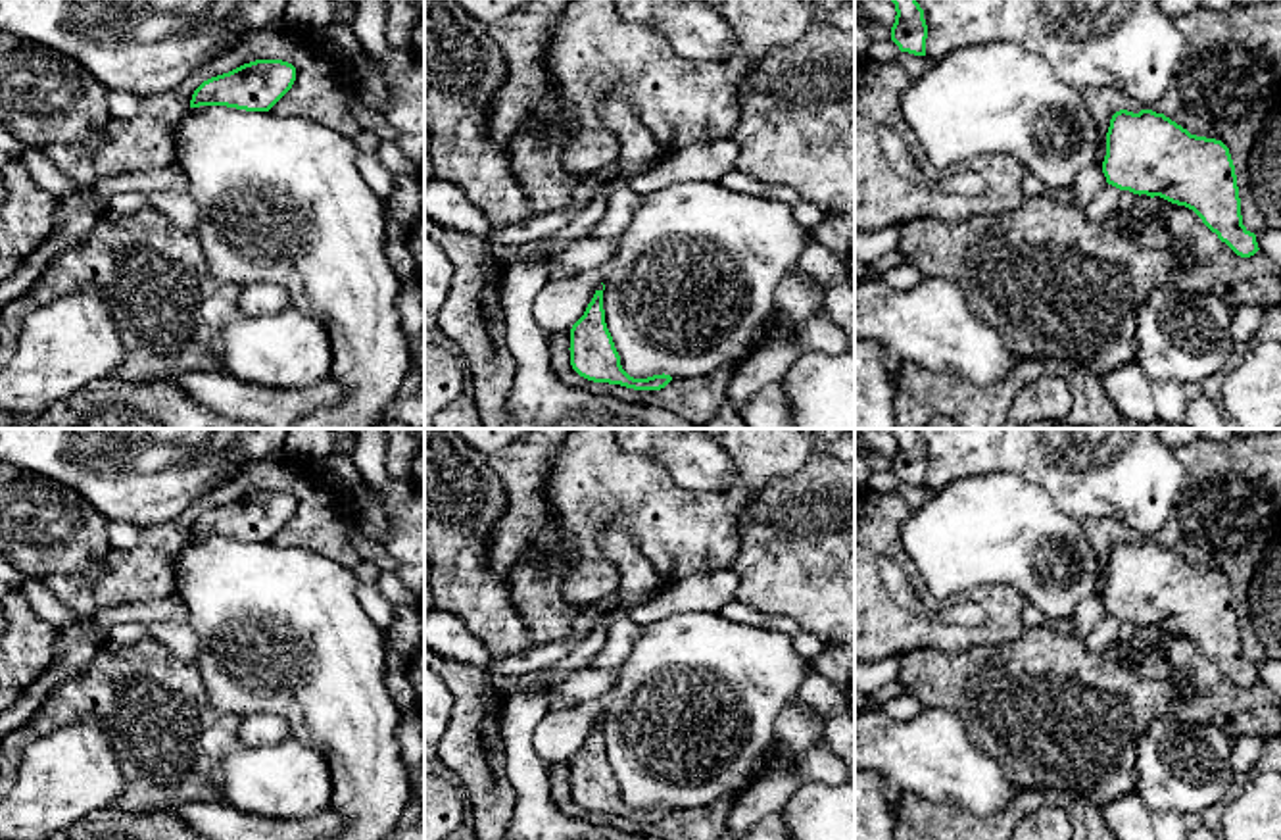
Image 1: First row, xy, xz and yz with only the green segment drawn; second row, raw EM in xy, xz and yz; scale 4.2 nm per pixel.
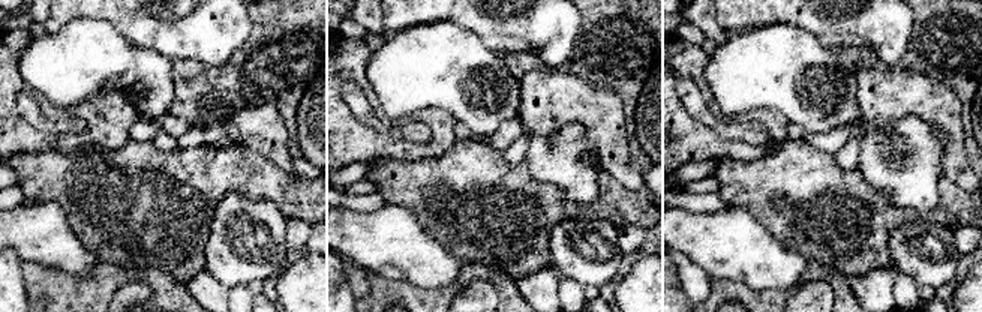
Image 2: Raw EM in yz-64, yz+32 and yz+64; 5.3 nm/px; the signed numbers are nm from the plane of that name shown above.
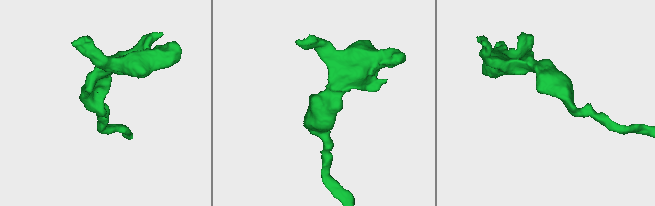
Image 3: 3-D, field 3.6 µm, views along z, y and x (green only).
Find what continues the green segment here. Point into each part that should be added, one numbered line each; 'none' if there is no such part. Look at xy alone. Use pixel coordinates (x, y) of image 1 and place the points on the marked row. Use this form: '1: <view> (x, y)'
none

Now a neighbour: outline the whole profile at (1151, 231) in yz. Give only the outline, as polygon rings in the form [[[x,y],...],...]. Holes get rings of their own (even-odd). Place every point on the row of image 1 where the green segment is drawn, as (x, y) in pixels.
[[[1124,190],[1122,198],[1116,208],[1116,215],[1120,219],[1120,227],[1124,235],[1141,246],[1154,248],[1154,250],[1168,250],[1172,259],[1187,269],[1193,265],[1193,254],[1189,250],[1189,244],[1181,240],[1179,236],[1172,235],[1166,227],[1166,211],[1172,204],[1160,196],[1154,196],[1158,202],[1158,211],[1154,215],[1148,215],[1145,219],[1133,217],[1133,208],[1137,204],[1137,194]]]

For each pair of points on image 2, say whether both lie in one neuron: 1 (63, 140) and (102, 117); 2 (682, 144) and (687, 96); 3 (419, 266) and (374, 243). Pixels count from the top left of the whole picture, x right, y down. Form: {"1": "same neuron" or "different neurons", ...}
{"1": "same neuron", "2": "different neurons", "3": "same neuron"}

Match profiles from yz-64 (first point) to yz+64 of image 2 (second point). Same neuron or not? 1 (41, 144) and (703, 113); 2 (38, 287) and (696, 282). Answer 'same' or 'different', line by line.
1: different
2: different

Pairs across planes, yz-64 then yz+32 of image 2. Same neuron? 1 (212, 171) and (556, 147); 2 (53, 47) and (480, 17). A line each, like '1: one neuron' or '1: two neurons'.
1: two neurons
2: two neurons

